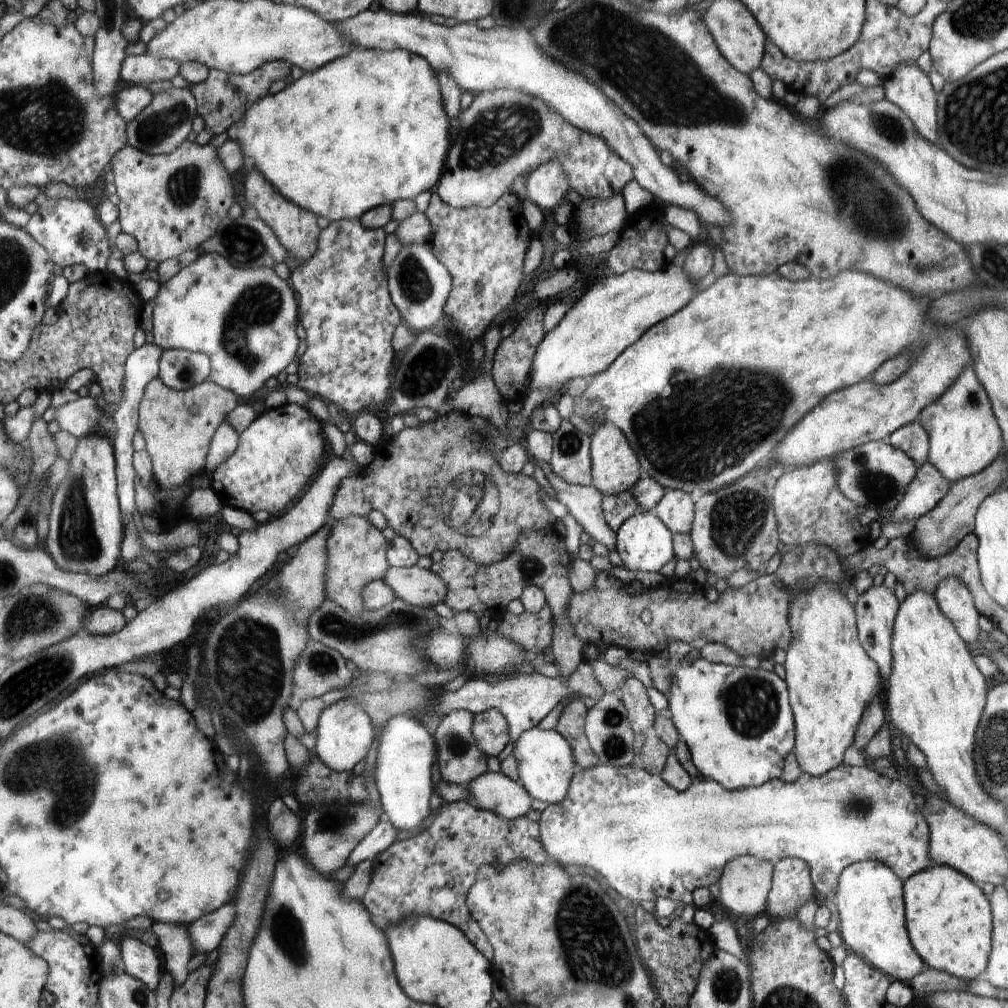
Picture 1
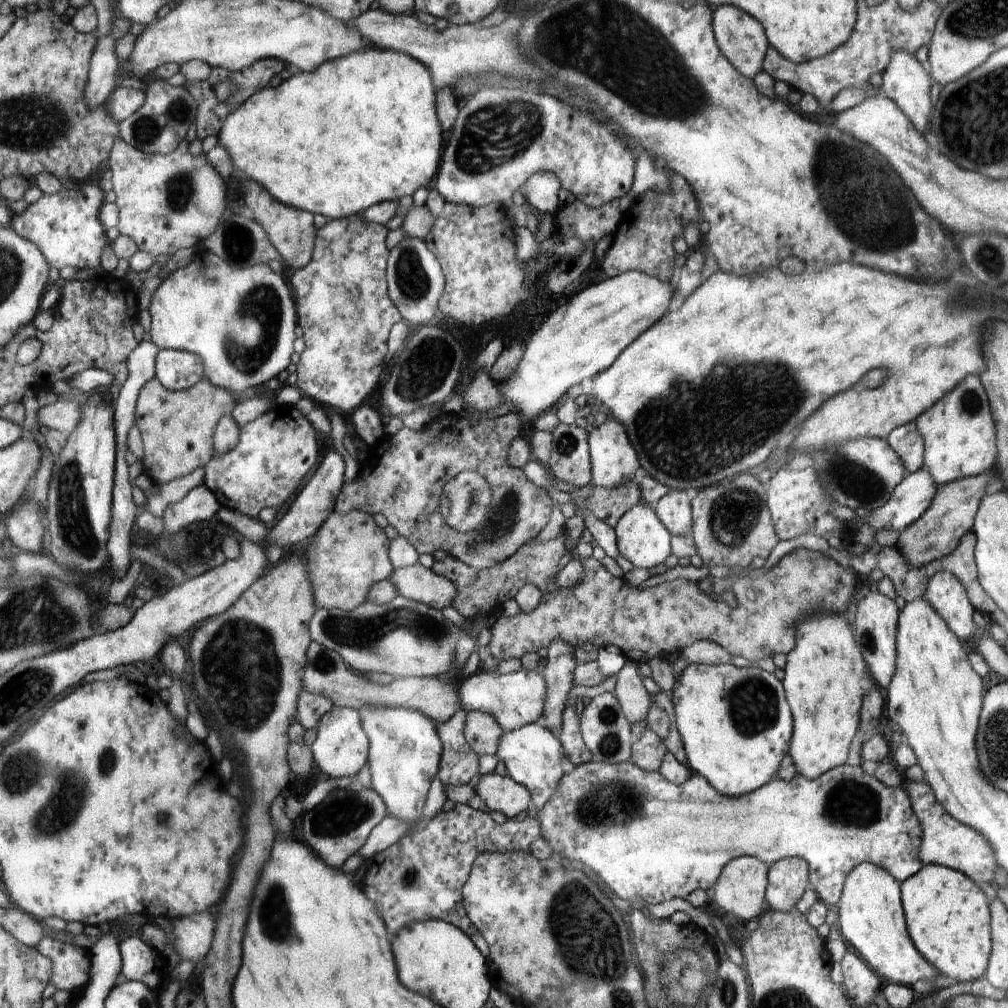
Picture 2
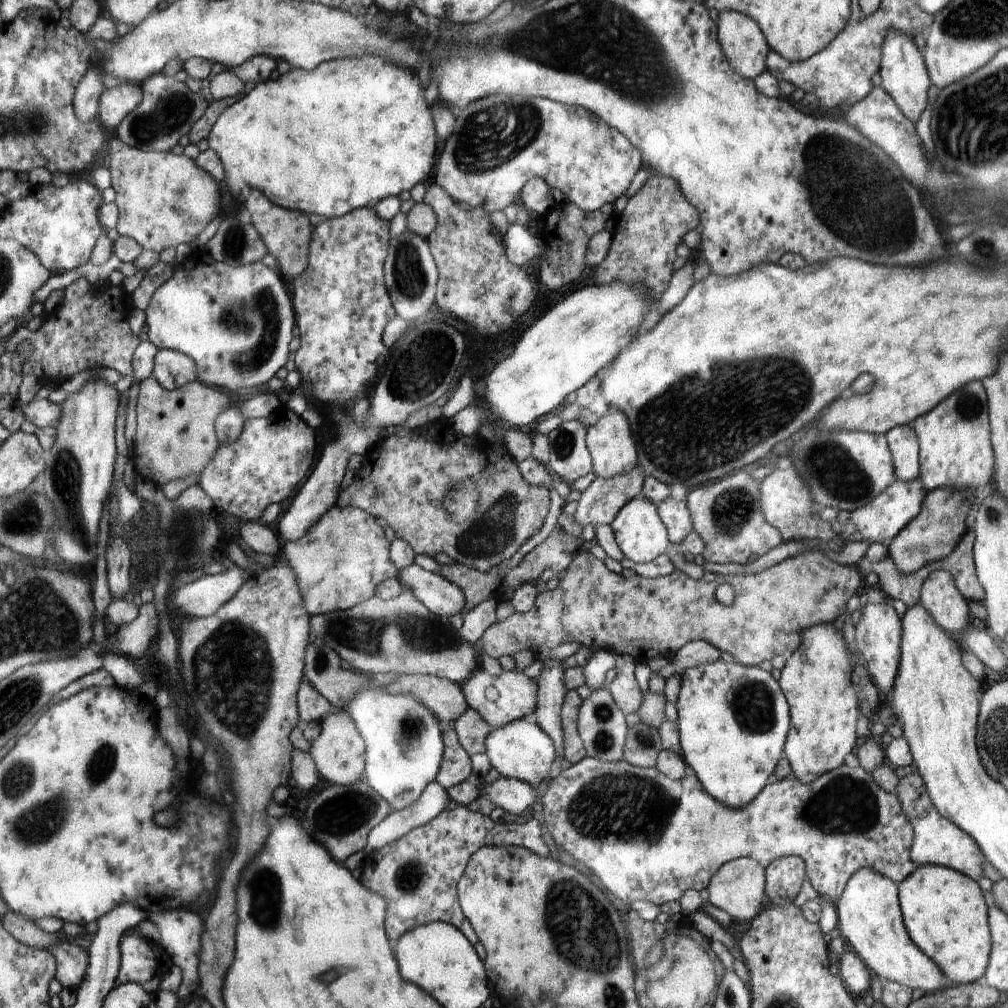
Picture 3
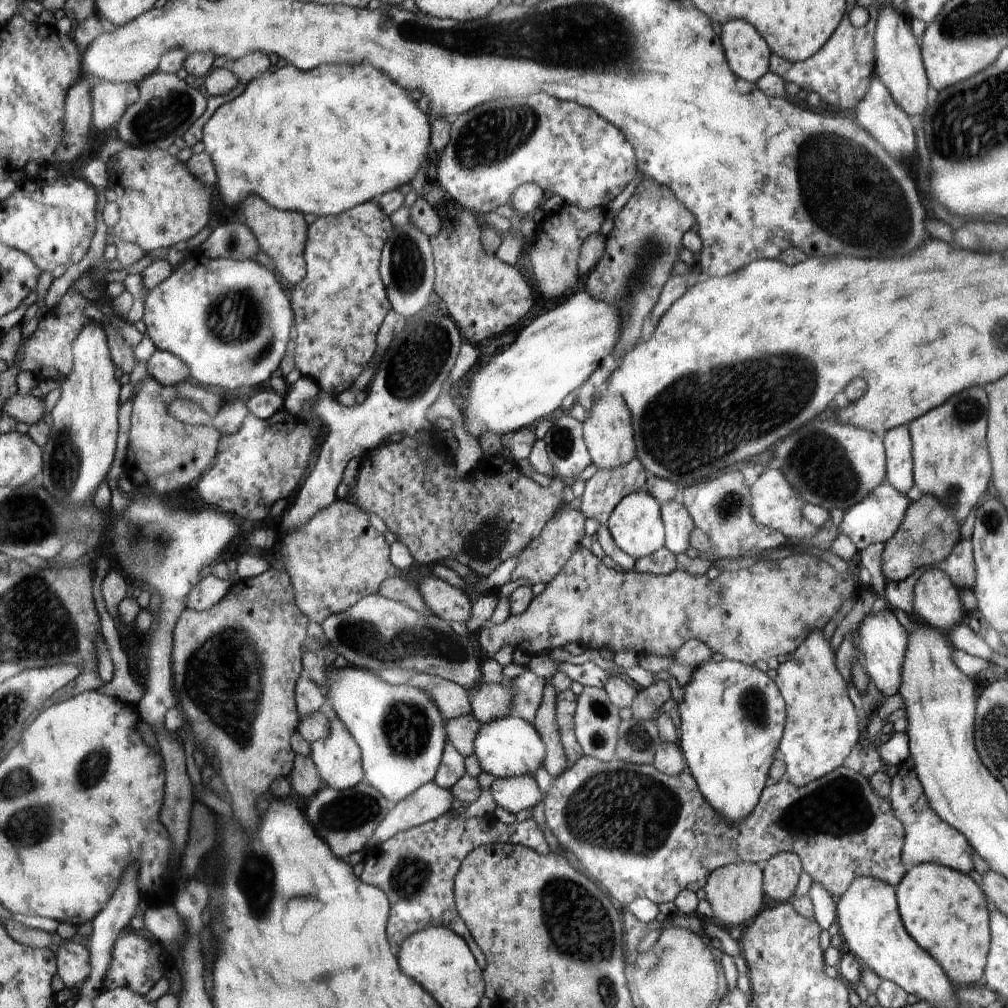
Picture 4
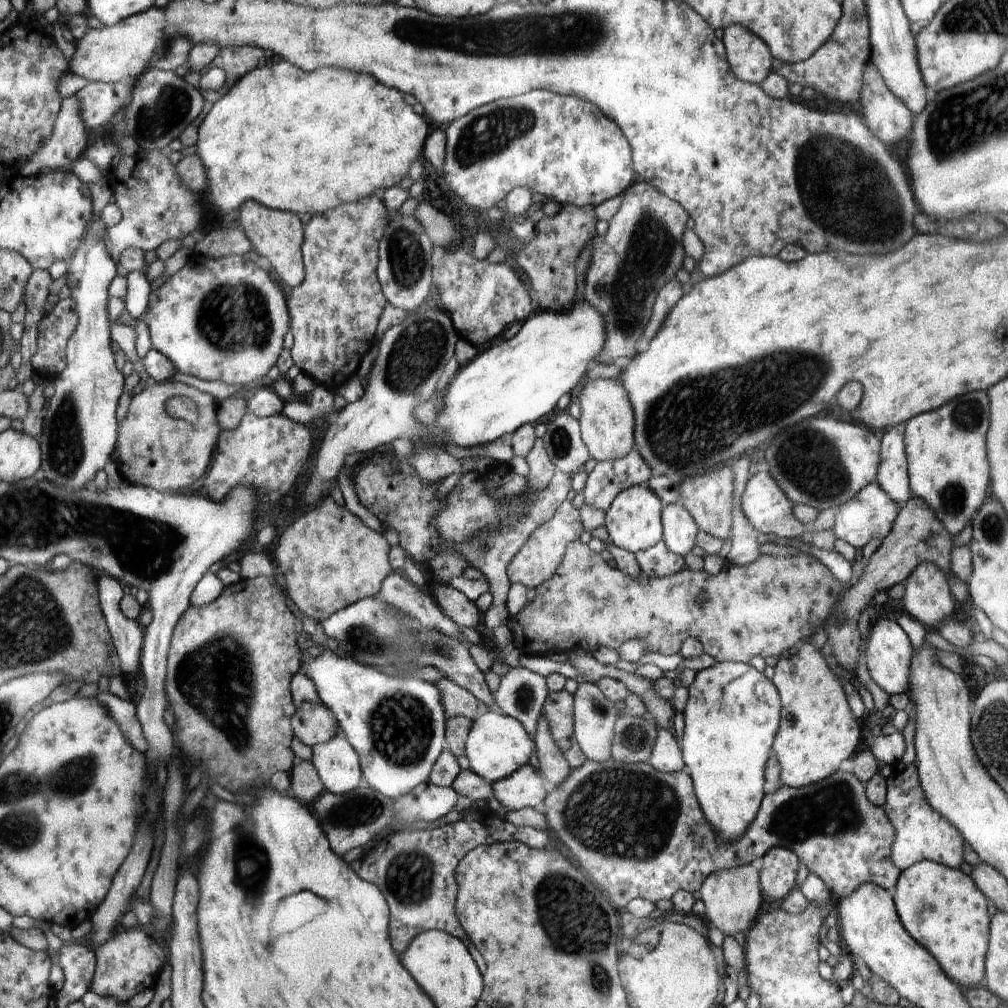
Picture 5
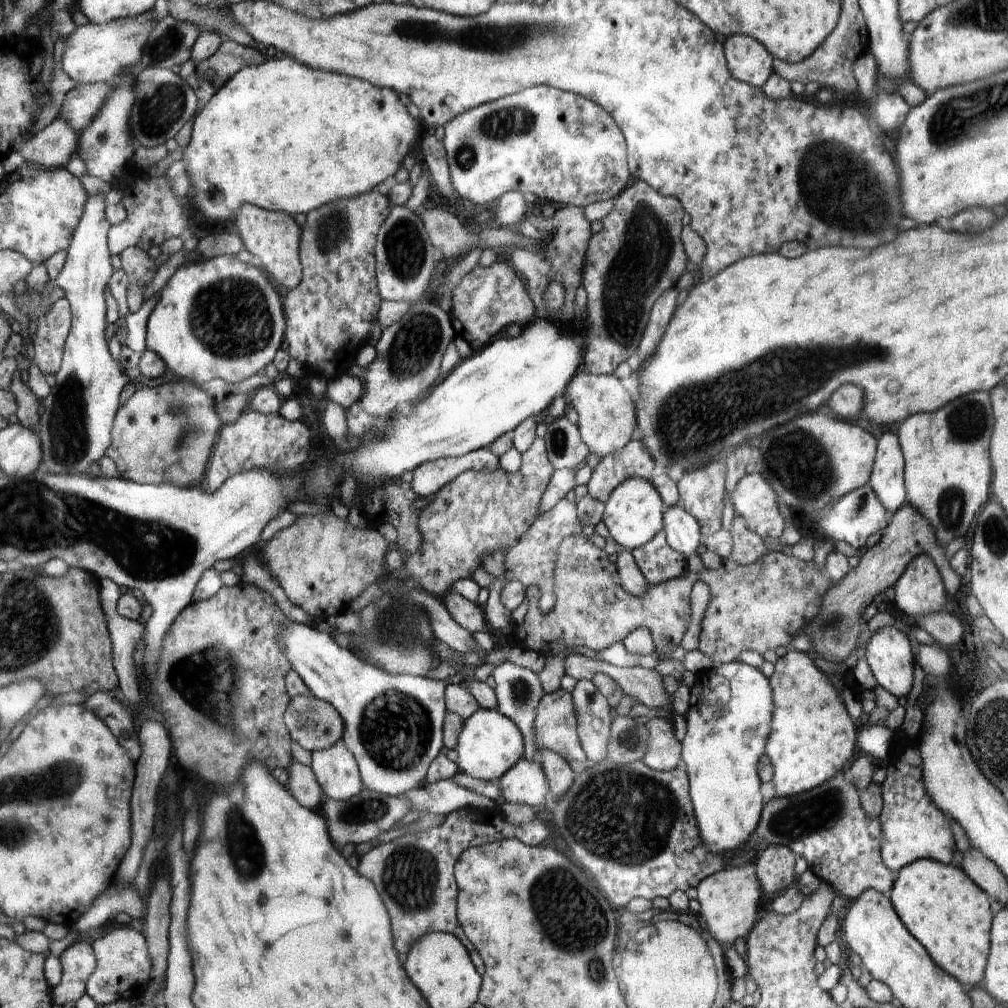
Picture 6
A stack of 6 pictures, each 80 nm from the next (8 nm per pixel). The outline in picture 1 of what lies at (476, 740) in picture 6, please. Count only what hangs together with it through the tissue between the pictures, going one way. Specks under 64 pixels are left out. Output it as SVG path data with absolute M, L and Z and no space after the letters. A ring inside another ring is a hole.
M532 727L518 737L512 753L518 763L519 782L523 784L530 796L540 802L559 803L569 794L570 783L573 782L574 765L577 761L573 755L573 747L556 730L541 730Z

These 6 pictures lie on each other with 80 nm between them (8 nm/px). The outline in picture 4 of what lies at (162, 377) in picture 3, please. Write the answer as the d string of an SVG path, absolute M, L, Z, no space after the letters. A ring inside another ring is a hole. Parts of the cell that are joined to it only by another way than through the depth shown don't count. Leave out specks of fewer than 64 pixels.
M158 349L148 364L148 372L163 385L171 387L186 381L190 374L188 365L173 352Z

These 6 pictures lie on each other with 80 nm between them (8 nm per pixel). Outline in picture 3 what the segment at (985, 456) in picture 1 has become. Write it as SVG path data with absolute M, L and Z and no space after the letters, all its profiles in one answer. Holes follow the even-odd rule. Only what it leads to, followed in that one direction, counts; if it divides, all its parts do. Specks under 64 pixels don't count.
M980 382L968 384L962 392L954 392L950 400L942 400L912 423L920 441L920 475L926 491L948 487L965 491L962 486L984 486L992 482L994 452L992 425L988 424L988 393Z

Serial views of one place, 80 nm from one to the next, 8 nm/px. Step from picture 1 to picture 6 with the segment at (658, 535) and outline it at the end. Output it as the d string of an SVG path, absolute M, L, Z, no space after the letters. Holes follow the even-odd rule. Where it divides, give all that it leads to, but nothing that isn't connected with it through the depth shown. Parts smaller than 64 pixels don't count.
M631 478L621 482L605 502L603 521L610 536L623 549L634 550L649 543L660 531L664 530L666 504L657 488L646 479Z

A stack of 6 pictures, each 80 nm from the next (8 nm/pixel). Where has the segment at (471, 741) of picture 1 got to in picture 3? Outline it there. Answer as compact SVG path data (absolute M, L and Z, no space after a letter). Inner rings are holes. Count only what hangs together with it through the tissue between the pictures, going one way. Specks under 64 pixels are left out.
M449 724L445 730L444 741L444 758L441 760L440 774L435 781L448 790L466 781L472 772L472 764L470 764L470 755L461 744L456 729L452 729L452 724Z

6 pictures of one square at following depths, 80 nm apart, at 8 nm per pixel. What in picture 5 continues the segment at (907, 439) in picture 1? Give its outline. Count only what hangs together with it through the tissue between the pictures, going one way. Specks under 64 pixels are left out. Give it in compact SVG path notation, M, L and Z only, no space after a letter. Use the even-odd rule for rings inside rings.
M892 426L884 430L880 470L876 483L898 504L910 498L908 453L905 451L905 435L902 427Z

